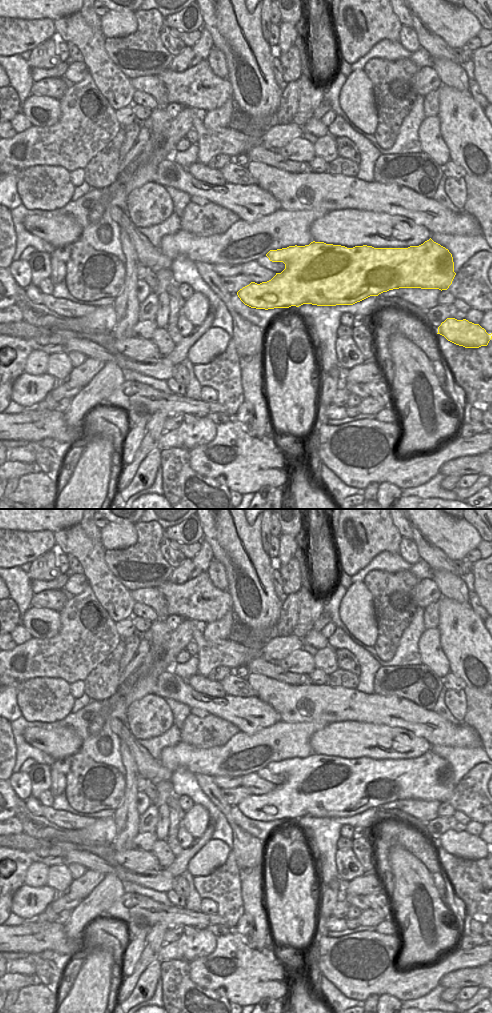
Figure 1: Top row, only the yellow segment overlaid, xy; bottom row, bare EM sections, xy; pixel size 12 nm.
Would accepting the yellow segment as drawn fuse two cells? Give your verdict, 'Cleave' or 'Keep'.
Keep.

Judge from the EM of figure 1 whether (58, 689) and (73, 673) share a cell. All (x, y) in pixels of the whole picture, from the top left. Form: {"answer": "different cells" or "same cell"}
{"answer": "different cells"}

